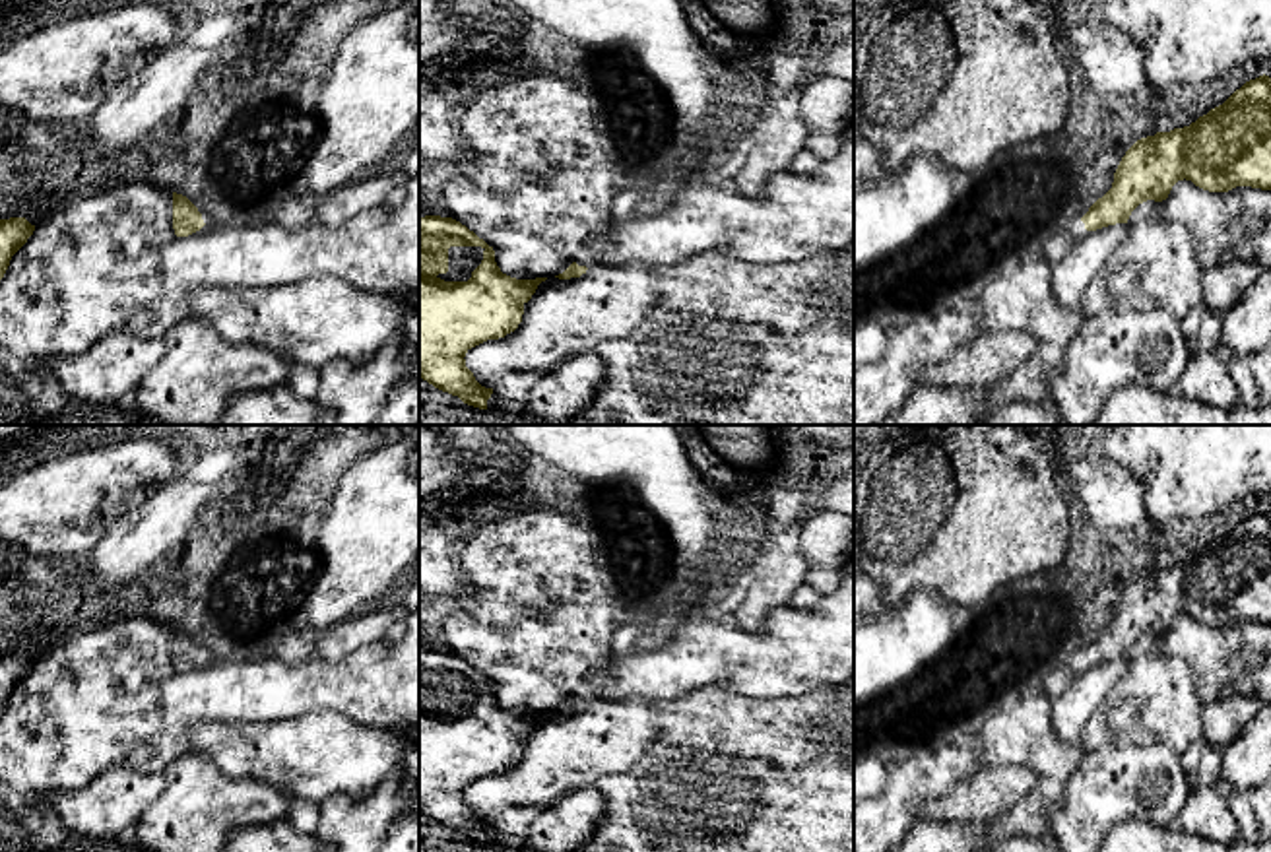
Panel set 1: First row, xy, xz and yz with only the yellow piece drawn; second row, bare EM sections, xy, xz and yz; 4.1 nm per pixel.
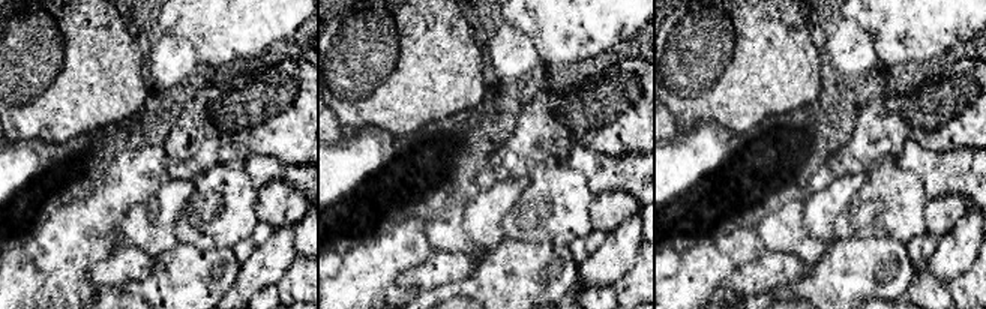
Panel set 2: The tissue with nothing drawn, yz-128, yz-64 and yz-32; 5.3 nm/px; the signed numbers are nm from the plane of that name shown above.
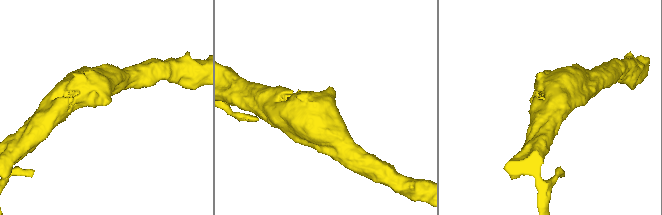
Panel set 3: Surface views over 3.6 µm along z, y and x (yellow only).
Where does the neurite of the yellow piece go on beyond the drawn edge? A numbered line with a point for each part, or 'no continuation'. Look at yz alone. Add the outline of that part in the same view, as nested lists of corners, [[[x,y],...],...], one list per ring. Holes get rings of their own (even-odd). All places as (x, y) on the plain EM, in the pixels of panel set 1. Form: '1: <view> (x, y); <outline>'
1: yz (1052, 684); [[[1081,654],[1073,656],[1065,666],[1046,673],[1040,679],[1044,695],[1056,699],[1063,689],[1085,670],[1085,658]]]

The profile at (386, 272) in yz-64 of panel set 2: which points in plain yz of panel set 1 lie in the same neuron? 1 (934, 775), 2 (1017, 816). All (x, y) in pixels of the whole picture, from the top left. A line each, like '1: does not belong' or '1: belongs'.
1: belongs
2: belongs

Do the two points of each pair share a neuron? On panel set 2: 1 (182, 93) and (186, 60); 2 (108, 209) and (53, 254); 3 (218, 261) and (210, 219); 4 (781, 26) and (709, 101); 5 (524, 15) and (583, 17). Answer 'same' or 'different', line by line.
1: different
2: same
3: different
4: same
5: same

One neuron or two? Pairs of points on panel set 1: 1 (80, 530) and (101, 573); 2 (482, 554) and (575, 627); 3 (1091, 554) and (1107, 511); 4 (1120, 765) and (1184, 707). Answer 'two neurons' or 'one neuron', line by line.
1: two neurons
2: one neuron
3: two neurons
4: two neurons

